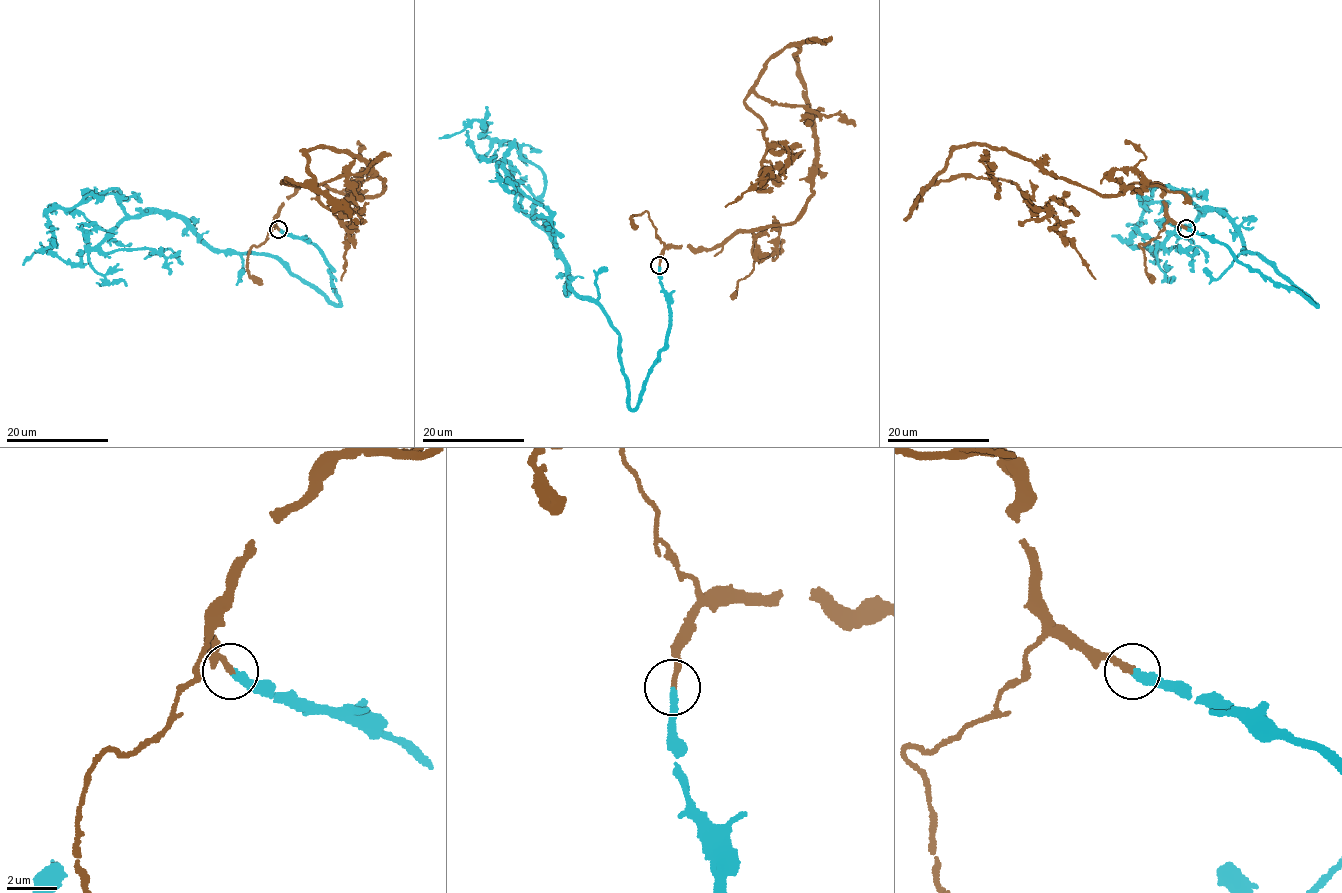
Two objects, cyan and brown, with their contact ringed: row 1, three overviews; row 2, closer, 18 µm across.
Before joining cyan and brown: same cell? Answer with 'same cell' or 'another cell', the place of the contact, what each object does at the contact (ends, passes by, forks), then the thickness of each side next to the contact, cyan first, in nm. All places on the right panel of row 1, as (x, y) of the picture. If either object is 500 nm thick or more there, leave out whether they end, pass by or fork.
same cell | (1186, 228) | cyan ends | brown ends | 320/240 nm

